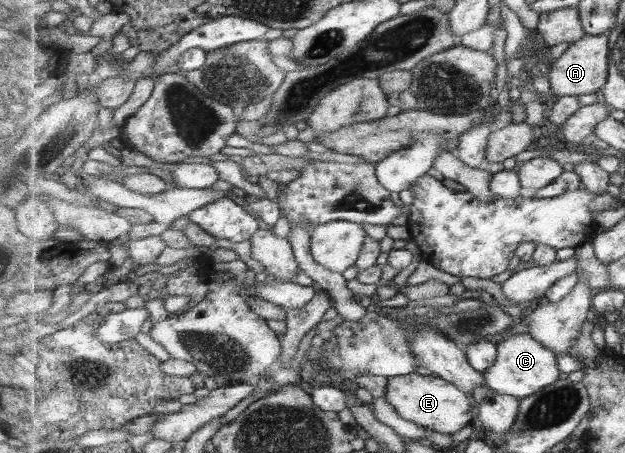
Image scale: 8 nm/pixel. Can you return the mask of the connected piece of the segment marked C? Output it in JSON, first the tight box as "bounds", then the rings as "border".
{"bounds":[485,333,560,400],"border":[[[517,333],[497,342],[497,362],[486,372],[485,384],[502,394],[515,396],[520,400],[532,396],[546,386],[553,385],[560,378],[556,353],[544,346],[532,333]]]}

